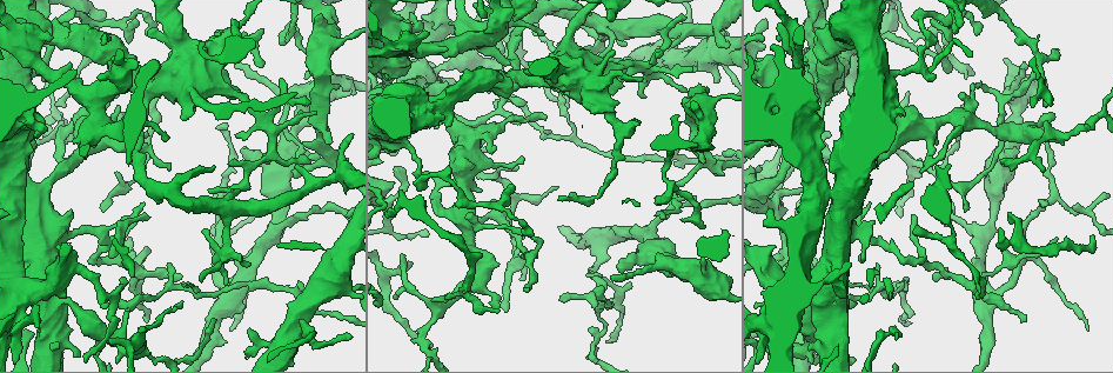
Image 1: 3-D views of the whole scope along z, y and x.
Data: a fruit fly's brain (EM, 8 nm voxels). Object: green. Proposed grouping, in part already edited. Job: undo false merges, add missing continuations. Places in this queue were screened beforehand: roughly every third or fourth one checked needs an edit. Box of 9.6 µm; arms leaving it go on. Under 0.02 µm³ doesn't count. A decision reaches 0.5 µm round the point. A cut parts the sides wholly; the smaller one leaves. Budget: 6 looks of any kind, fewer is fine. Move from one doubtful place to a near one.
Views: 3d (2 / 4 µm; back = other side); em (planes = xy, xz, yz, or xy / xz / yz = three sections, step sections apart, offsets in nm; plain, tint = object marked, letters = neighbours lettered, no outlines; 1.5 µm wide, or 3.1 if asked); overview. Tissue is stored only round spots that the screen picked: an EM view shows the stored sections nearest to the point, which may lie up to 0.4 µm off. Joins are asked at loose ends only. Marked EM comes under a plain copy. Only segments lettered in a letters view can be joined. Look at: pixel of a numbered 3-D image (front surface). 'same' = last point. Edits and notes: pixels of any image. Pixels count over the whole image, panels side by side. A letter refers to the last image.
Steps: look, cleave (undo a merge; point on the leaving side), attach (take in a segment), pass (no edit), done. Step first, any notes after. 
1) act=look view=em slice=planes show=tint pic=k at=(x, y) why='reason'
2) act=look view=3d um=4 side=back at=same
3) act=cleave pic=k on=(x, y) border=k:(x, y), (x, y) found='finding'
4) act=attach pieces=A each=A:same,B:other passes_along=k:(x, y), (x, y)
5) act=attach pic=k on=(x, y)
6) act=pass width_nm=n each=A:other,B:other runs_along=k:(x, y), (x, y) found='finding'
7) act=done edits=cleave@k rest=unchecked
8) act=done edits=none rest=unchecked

act=look view=3d um=2 pic=1 at=(501, 98) why='abrupt turn'

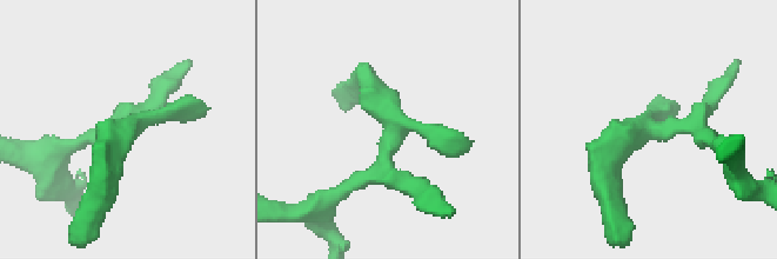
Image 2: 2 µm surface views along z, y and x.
act=look view=em slice=xy step=8 show=tint pic=2 at=(655, 128) why='now the EM'

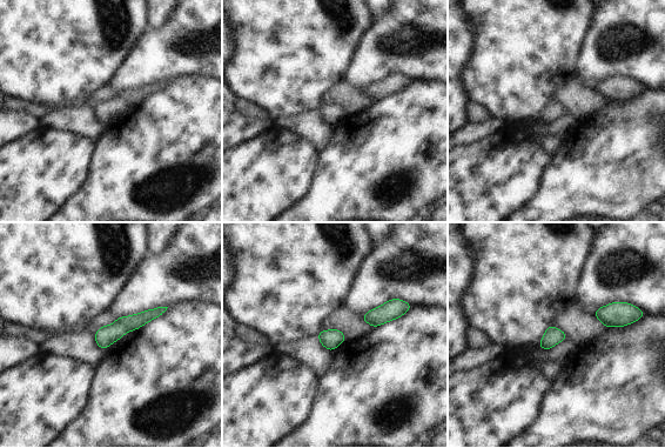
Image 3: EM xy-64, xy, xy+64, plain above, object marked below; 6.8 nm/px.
act=look view=em slice=planes show=letters at=same

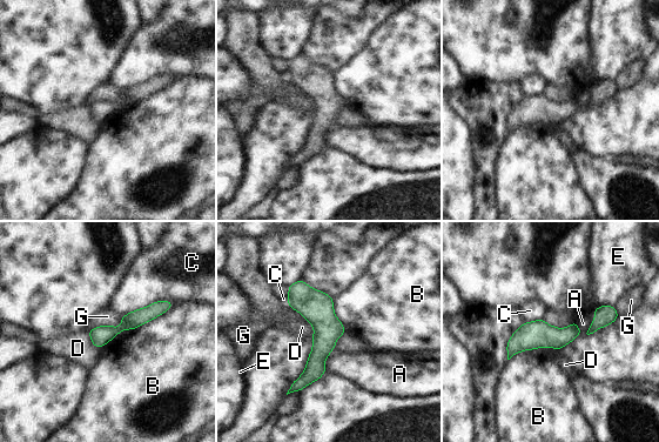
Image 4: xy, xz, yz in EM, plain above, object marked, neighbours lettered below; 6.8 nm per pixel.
act=pass each=A:other,B:other,C:other,D:other,E:other,G:other runs_along=4:(301, 283), (321, 350), (293, 388) found='all the same cell'

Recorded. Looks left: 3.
act=look view=em slice=xz step=4 show=letters pic=1 at=(426, 230) why='thin end'

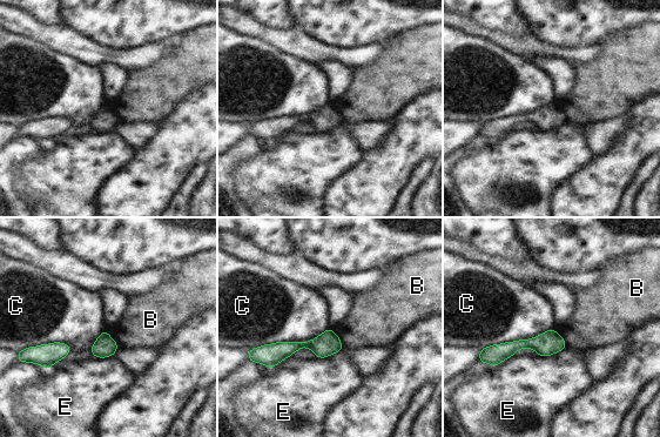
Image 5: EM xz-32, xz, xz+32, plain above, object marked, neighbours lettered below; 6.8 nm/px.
act=pass each=B:other,C:other,E:other runs_along=5:(338, 345), (300, 344), (264, 355) found='none of them fits'

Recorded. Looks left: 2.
act=look view=em slice=planes show=letters pic=1 at=(635, 61) why='sharp bend'

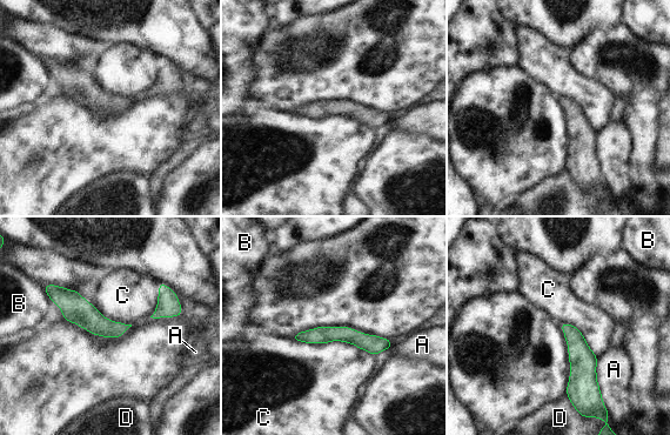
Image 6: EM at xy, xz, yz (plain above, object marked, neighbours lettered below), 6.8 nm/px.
act=pass width_nm=110 each=A:other,B:other,C:other,D:other runs_along=6:(297, 336), (349, 335), (388, 345) found='one cell here'

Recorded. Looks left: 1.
act=done edits=none rest=unchecked

